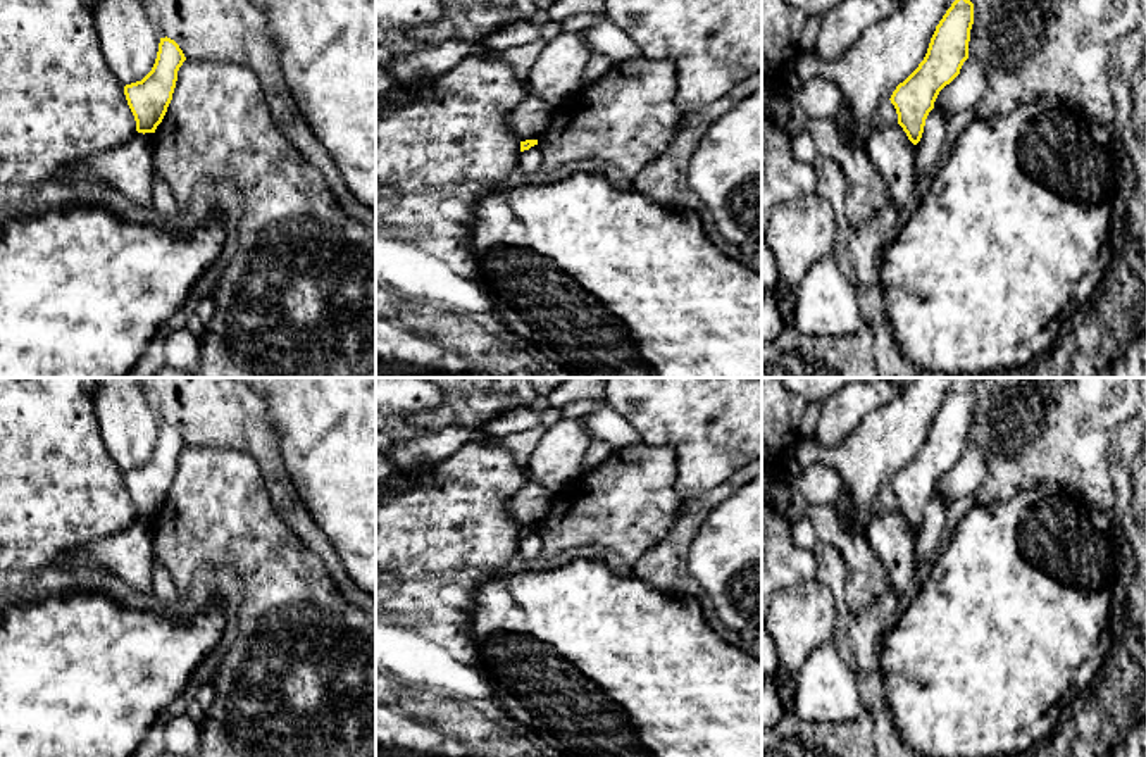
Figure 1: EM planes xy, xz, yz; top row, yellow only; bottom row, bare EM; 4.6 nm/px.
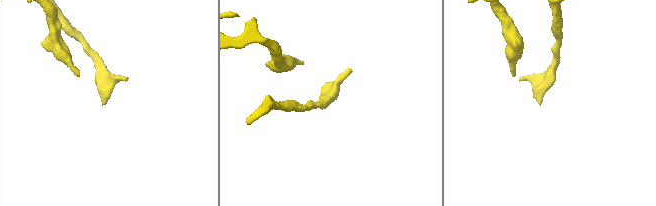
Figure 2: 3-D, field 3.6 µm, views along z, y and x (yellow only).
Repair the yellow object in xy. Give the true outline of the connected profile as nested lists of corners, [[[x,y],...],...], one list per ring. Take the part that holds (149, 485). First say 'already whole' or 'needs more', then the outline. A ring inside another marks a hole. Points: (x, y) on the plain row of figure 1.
already whole | [[[160,424],[152,457],[141,467],[124,472],[138,519],[155,519],[162,509],[172,486],[178,457],[184,447],[186,443],[174,426]]]

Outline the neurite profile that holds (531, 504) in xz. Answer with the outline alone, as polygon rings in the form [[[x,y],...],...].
[[[529,481],[508,502],[508,514],[520,528],[538,526],[538,522],[548,514],[553,495],[555,493],[548,488]]]

